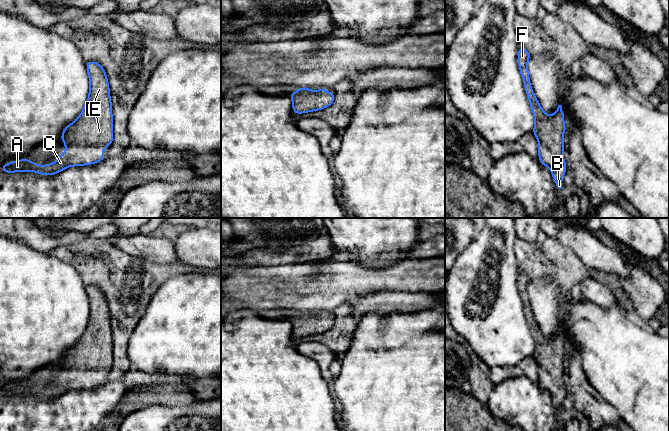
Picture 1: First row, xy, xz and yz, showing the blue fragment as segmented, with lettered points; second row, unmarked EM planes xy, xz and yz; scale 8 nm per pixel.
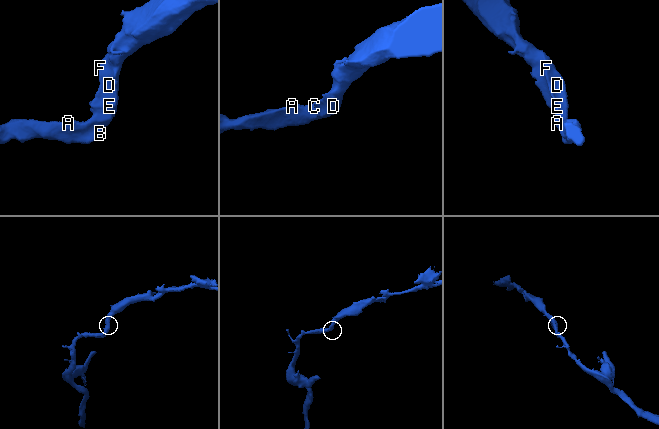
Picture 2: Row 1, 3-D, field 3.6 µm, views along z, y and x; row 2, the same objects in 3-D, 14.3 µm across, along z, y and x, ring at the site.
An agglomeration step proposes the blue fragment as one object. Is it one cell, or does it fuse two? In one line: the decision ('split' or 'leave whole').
leave whole

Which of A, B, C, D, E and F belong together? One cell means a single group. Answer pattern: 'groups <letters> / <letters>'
groups A B C D E F

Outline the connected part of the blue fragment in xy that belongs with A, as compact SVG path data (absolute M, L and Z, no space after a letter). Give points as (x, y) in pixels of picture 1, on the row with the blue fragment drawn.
M90 61L85 65L89 75L89 96L78 118L63 130L60 140L66 144L64 154L52 164L44 166L34 164L26 158L22 158L21 161L11 161L9 164L0 166L4 173L32 171L41 175L55 175L70 166L91 165L105 159L103 147L113 144L112 103L108 79L105 70L99 63Z

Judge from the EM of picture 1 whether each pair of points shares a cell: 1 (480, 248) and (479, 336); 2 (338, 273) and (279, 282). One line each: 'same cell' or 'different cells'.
1: same cell
2: same cell

